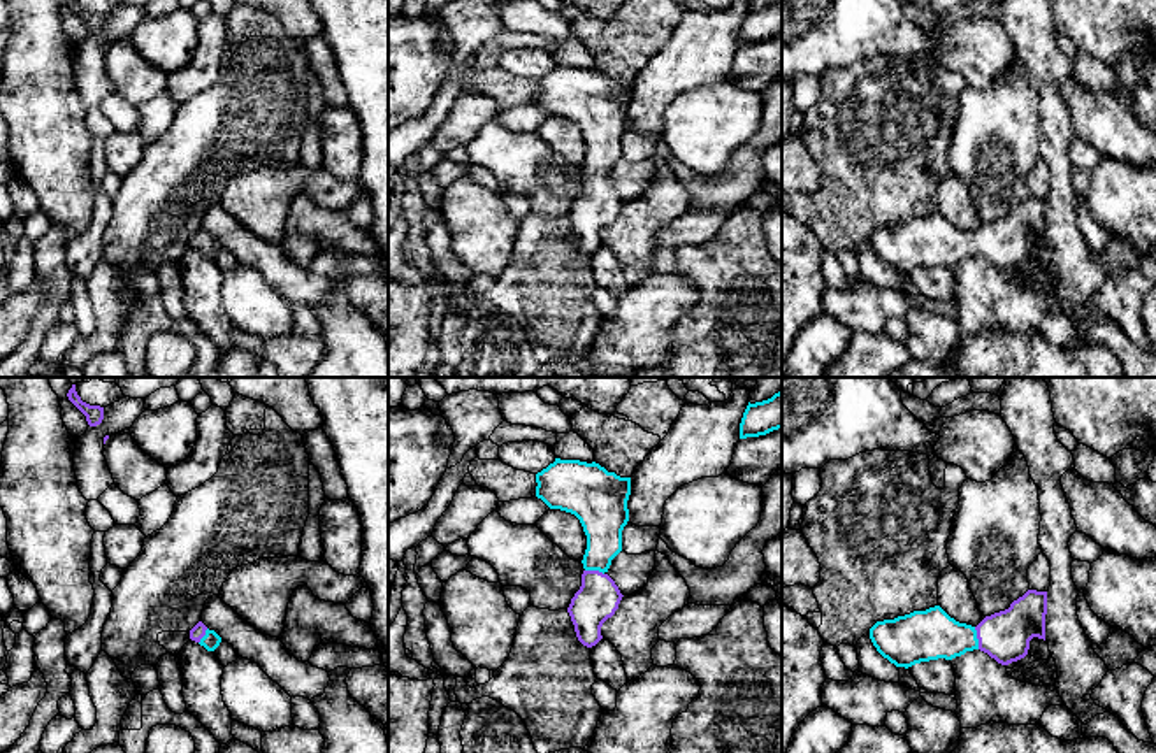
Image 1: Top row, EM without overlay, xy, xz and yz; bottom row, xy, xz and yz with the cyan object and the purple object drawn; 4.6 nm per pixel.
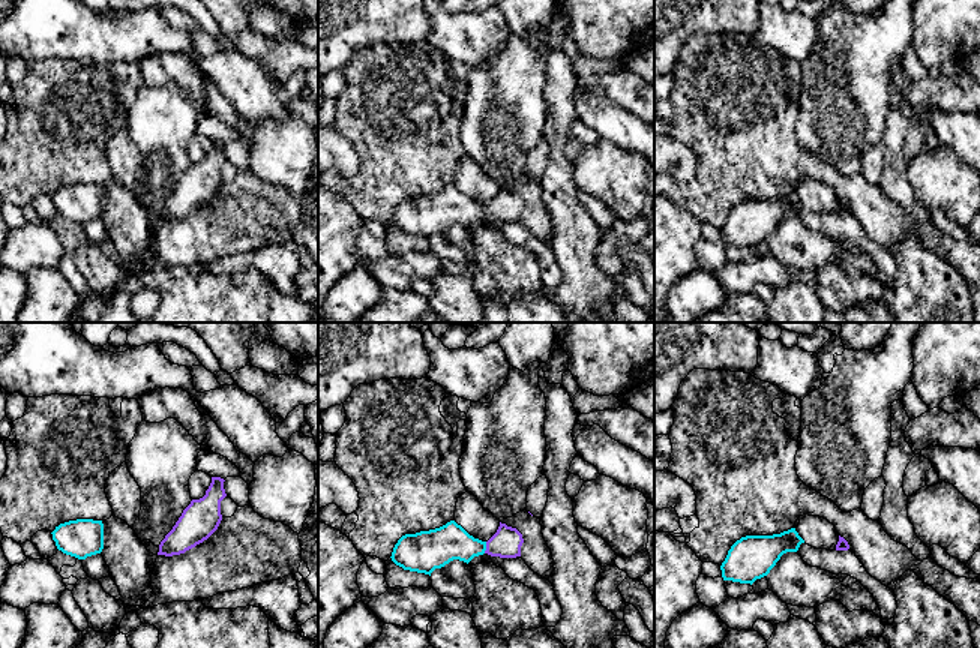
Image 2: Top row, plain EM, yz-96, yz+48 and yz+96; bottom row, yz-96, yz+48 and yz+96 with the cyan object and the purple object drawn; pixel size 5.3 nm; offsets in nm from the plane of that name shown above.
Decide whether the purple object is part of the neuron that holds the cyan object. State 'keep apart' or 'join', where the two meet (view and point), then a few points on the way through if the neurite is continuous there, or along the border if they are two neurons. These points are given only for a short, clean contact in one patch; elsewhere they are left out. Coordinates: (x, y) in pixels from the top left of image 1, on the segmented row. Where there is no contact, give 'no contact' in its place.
join; meets cyan in yz at (975, 638); runs through yz (921, 636), (975, 638), (1005, 636)

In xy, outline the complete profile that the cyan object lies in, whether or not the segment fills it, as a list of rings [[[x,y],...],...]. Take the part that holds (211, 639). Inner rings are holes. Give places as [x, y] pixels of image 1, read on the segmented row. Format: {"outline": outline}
{"outline": [[[202,621],[190,630],[190,639],[204,646],[207,651],[214,651],[221,642],[221,637],[214,630],[209,630]]]}

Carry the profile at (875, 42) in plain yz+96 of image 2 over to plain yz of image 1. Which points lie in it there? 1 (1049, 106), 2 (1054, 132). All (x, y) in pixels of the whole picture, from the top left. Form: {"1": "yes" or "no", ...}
{"1": "no", "2": "no"}

